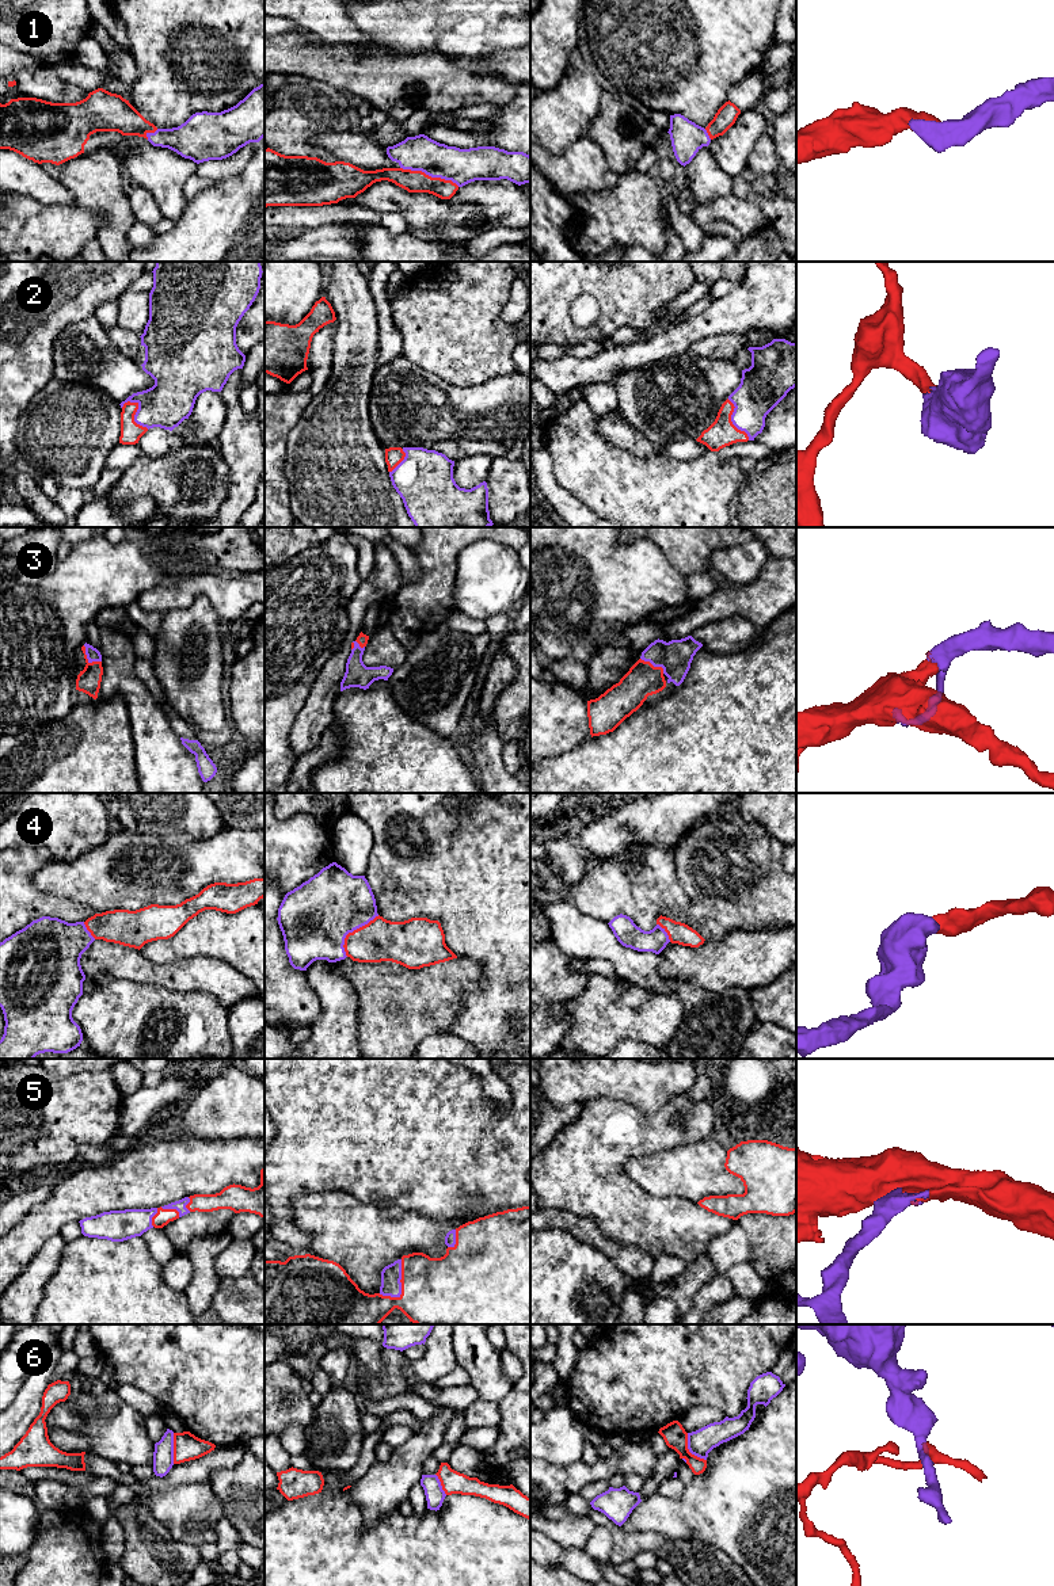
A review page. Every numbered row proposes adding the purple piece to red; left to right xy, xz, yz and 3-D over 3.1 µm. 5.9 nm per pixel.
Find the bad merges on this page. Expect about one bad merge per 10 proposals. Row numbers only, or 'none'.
6

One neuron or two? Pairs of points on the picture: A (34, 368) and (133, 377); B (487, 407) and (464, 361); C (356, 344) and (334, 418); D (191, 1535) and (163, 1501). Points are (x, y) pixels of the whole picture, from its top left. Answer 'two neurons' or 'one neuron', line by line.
A: two neurons
B: two neurons
C: one neuron
D: one neuron

